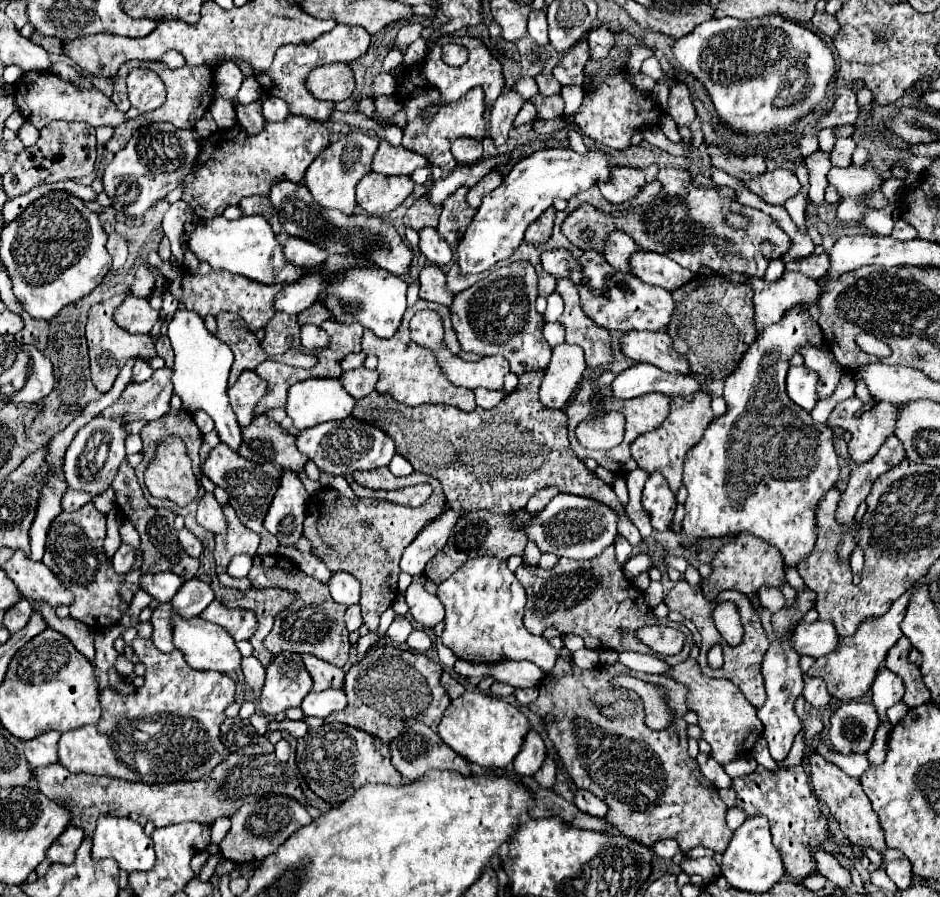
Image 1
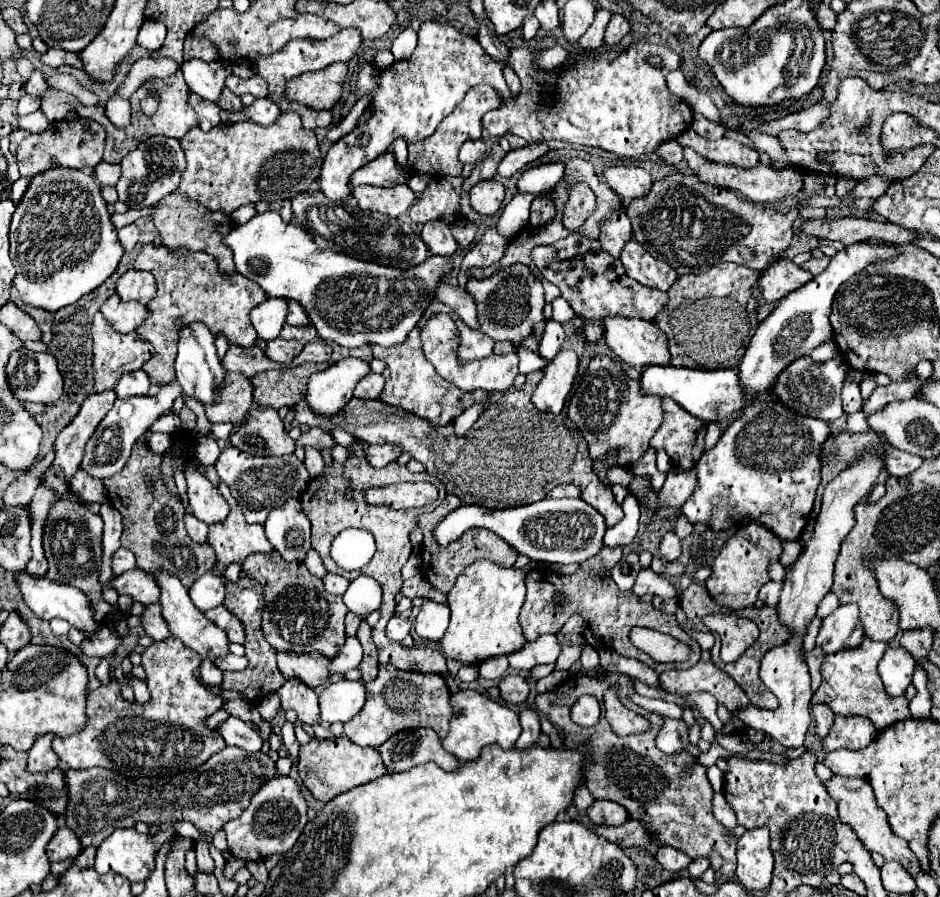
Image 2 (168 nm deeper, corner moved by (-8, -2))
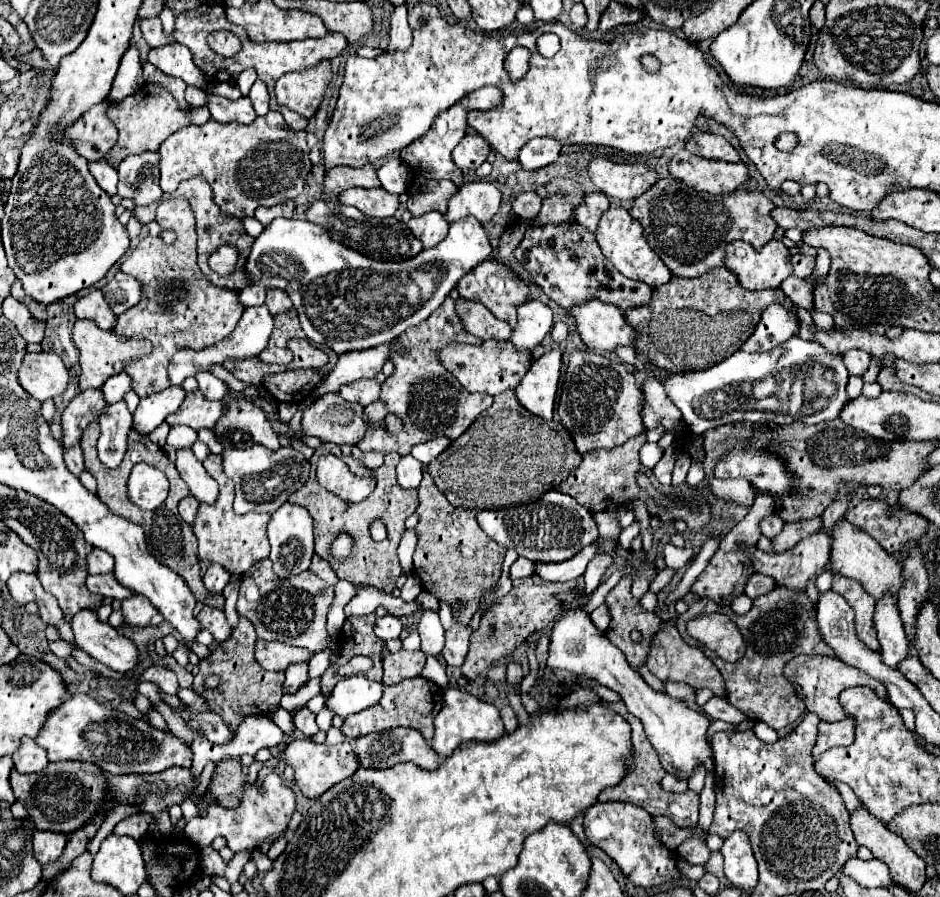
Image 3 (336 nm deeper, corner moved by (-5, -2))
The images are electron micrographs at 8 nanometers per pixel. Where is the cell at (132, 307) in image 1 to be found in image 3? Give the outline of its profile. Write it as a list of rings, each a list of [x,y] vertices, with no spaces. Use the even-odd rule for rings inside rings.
[[[93,290],[87,296],[79,298],[75,302],[75,314],[77,318],[89,318],[99,324],[103,330],[111,330],[115,326],[117,316],[111,312],[111,306],[107,304],[101,290]]]

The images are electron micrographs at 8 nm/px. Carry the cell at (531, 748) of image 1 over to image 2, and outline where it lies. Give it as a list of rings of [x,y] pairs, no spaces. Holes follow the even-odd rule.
[[[524,708],[520,712],[520,724],[522,724],[522,734],[516,742],[518,748],[530,748],[536,744],[538,734],[540,734],[540,720],[538,712],[534,708]]]

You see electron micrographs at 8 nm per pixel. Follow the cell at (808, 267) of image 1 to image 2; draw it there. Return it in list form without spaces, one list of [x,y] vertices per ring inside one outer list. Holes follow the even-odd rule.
[[[824,256],[822,260],[816,260],[816,258],[810,258],[808,262],[804,262],[804,264],[800,264],[800,268],[802,270],[806,270],[806,272],[810,272],[810,274],[820,274],[824,268],[826,268],[826,264],[830,262],[830,258],[828,256]]]

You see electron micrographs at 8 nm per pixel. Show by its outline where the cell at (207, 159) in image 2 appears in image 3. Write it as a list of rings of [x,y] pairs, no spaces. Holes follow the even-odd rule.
[[[269,112],[267,116],[259,116],[253,124],[243,126],[243,124],[219,124],[213,118],[205,122],[203,126],[185,126],[179,132],[175,132],[161,148],[161,188],[163,192],[173,192],[179,182],[193,178],[193,176],[203,176],[211,188],[213,188],[213,200],[215,204],[229,216],[253,216],[257,206],[275,206],[281,204],[283,200],[297,198],[305,182],[313,170],[313,164],[309,160],[309,146],[305,140],[305,132],[295,132],[287,128],[283,116],[279,112]]]

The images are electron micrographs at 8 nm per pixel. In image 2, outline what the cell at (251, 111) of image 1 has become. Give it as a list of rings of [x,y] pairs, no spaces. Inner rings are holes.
[[[228,88],[222,90],[222,96],[216,100],[216,106],[220,106],[222,110],[230,110],[230,112],[236,112],[236,108],[242,108],[242,100],[230,92]]]

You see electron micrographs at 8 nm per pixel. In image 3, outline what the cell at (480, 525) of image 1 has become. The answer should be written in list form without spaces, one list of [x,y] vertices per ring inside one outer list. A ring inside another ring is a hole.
[[[425,472],[419,486],[419,524],[417,532],[417,550],[413,556],[414,572],[421,576],[423,589],[437,596],[455,608],[455,602],[465,602],[461,624],[469,624],[479,606],[479,596],[483,590],[491,588],[501,576],[501,564],[505,548],[491,540],[477,524],[477,512],[467,508],[455,508],[439,492],[433,478]]]

